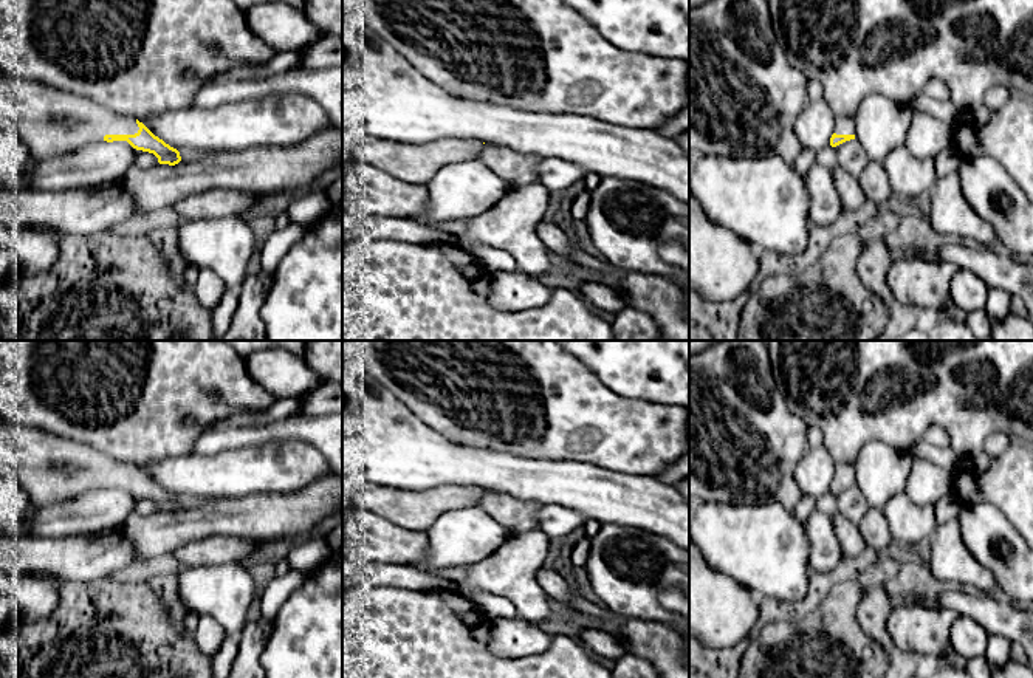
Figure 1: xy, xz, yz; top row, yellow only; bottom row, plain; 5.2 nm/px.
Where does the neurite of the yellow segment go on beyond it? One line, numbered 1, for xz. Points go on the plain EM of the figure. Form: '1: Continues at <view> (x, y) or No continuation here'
1: No continuation here

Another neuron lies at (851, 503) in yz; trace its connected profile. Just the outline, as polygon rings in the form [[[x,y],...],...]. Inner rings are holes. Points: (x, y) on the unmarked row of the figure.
[[[858,486],[846,488],[835,494],[836,515],[841,515],[852,523],[860,523],[866,511],[870,508],[864,494]]]

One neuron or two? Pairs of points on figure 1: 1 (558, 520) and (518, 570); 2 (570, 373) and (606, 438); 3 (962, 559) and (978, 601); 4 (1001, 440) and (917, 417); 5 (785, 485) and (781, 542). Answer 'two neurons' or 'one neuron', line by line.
1: two neurons
2: one neuron
3: two neurons
4: two neurons
5: two neurons

